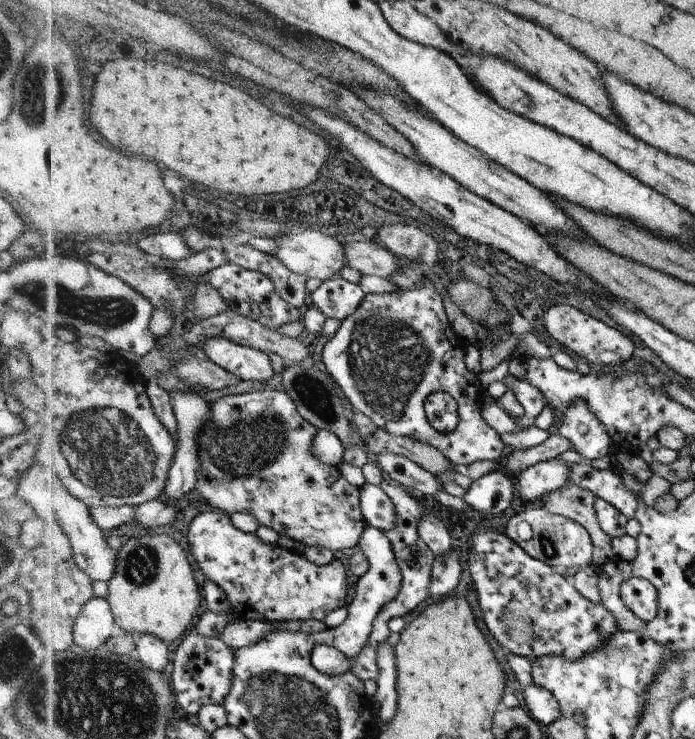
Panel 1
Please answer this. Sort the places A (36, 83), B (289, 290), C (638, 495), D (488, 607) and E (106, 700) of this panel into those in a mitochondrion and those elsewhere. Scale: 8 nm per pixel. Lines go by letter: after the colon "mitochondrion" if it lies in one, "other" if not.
A: mitochondrion
B: other
C: other
D: other
E: mitochondrion

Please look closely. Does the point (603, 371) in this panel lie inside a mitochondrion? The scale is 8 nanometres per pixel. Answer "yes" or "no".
no

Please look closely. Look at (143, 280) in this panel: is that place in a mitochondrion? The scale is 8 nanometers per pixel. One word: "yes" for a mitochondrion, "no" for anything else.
yes

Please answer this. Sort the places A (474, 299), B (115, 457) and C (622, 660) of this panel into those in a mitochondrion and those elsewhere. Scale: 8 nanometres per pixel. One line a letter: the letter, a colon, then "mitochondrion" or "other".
A: mitochondrion
B: mitochondrion
C: mitochondrion

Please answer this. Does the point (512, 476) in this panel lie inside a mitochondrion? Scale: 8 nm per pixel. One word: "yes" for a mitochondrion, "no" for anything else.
no

